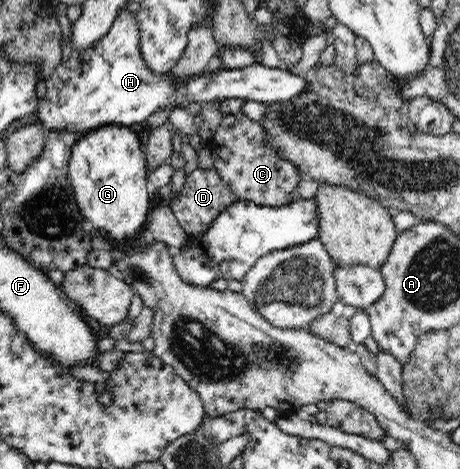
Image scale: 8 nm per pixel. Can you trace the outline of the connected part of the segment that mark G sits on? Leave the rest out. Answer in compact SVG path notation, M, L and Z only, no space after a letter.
M107 126L83 135L72 148L68 171L79 213L93 223L93 229L101 233L99 237L109 237L109 241L135 241L141 236L149 213L149 193L145 188L149 172L144 145L135 131L131 131L130 127Z

